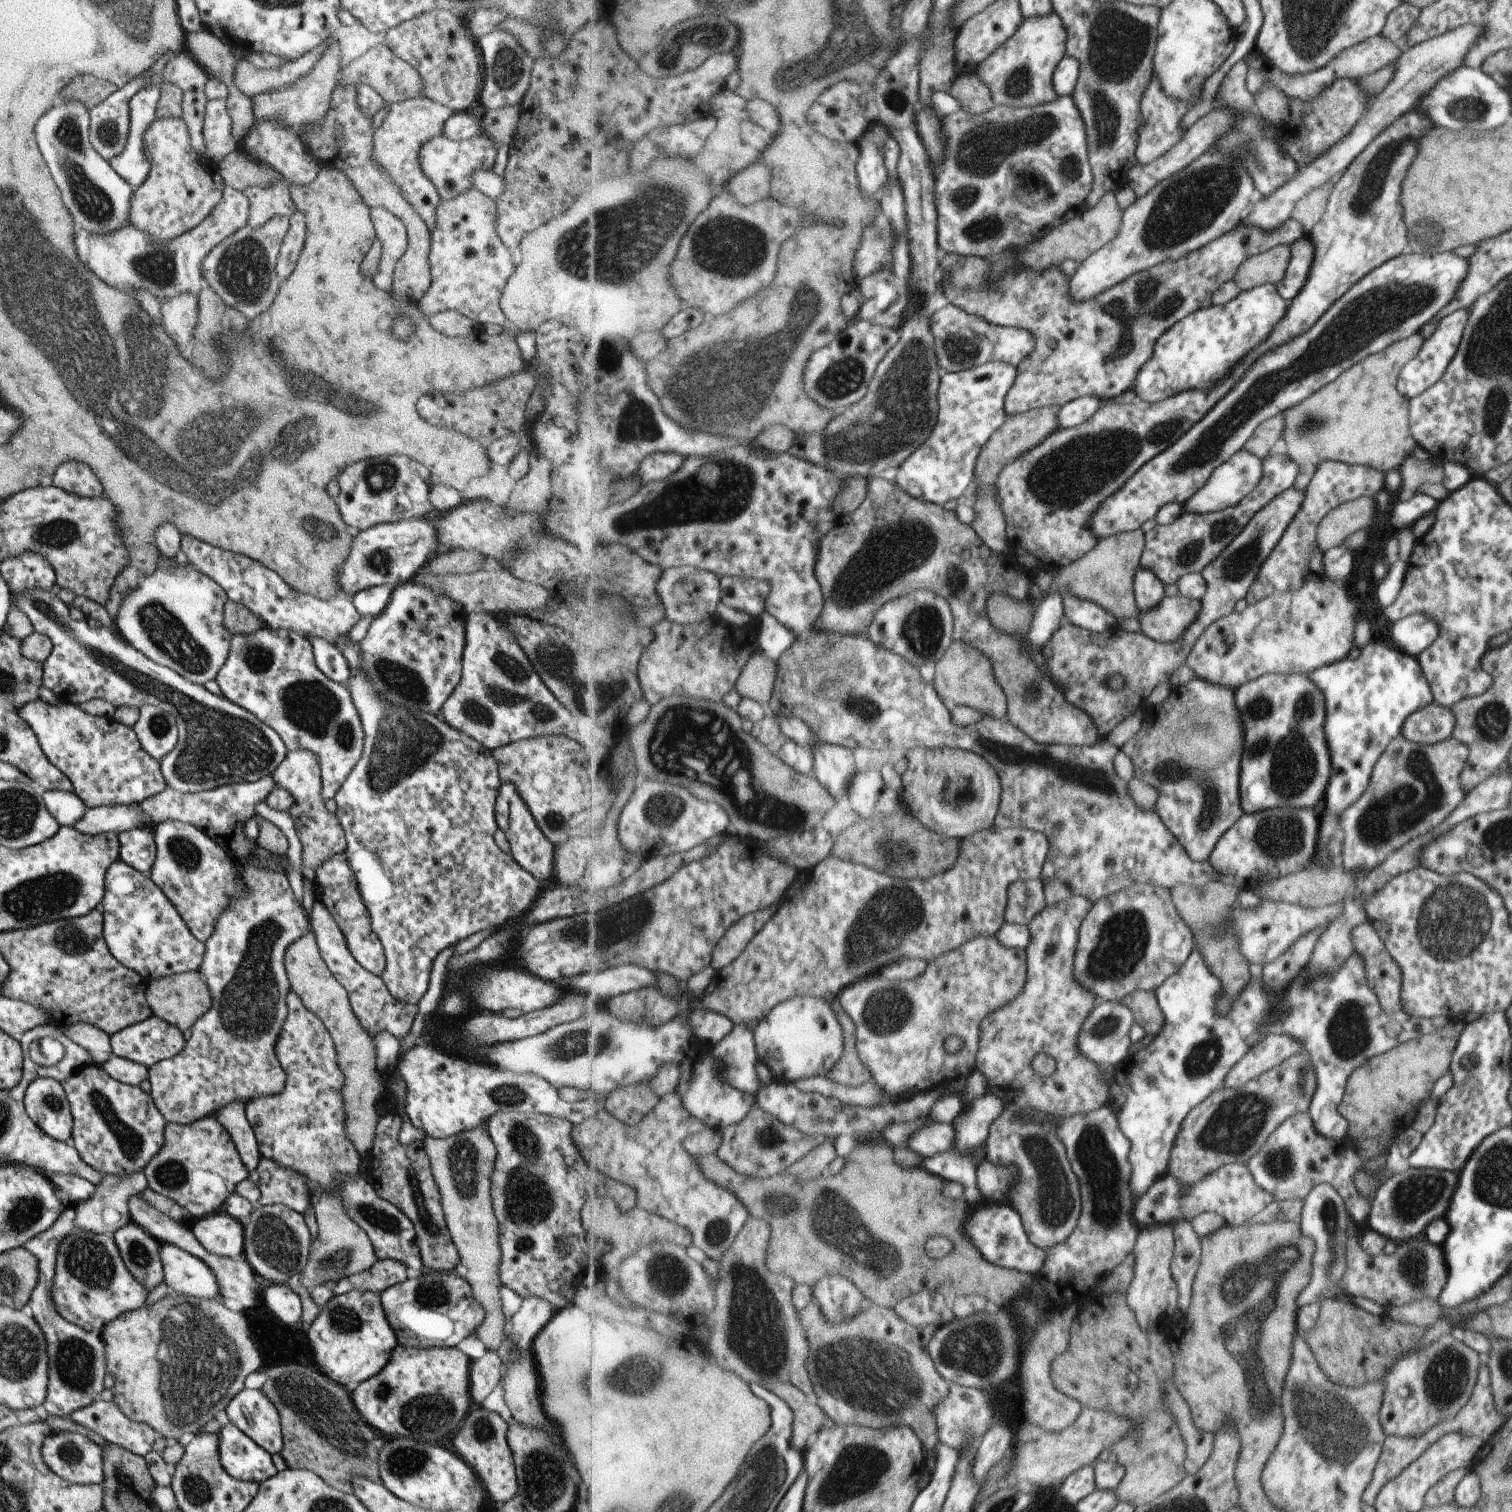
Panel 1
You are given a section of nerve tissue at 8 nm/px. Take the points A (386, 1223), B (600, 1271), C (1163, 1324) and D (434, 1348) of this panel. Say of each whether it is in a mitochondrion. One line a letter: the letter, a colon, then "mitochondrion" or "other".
A: mitochondrion
B: other
C: other
D: other

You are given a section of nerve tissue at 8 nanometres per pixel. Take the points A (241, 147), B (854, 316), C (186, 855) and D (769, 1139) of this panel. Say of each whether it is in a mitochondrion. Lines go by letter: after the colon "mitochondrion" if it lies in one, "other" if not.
A: other
B: other
C: mitochondrion
D: mitochondrion

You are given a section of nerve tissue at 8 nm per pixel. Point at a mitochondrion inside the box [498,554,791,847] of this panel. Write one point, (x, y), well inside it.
(562, 661)

